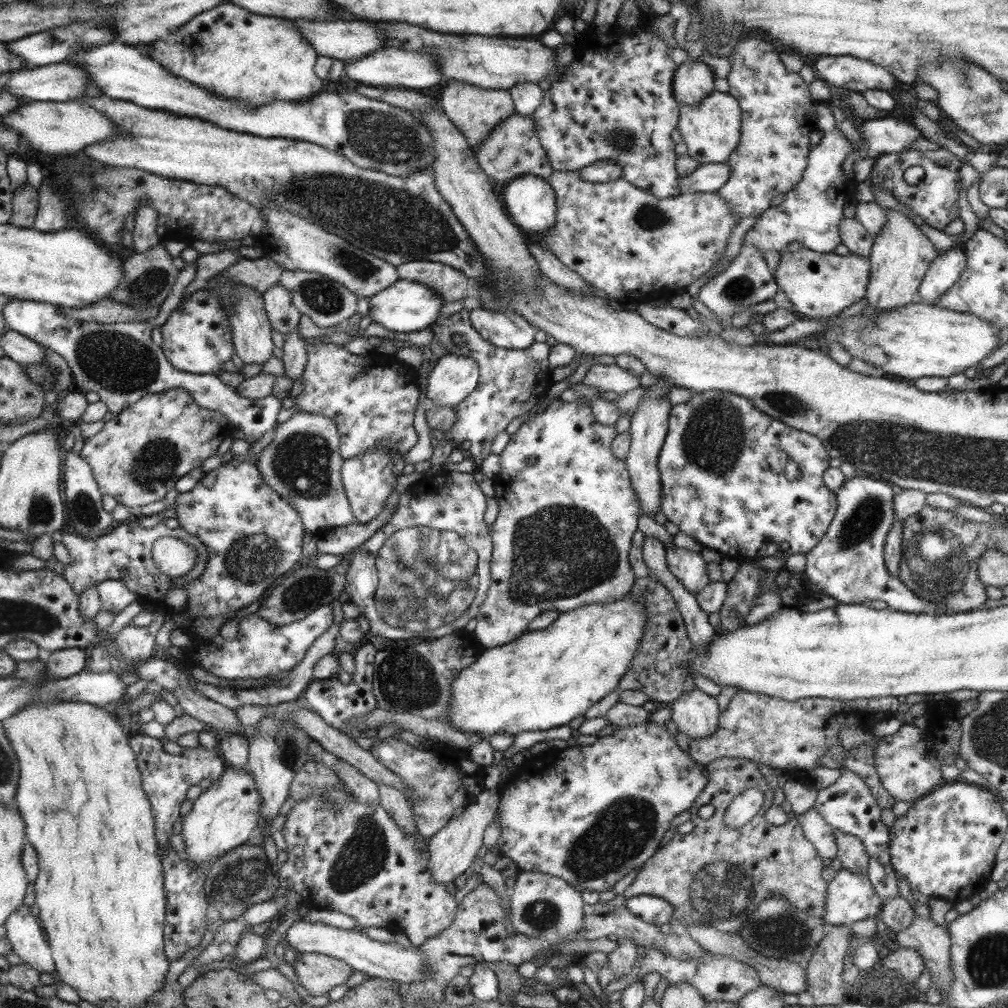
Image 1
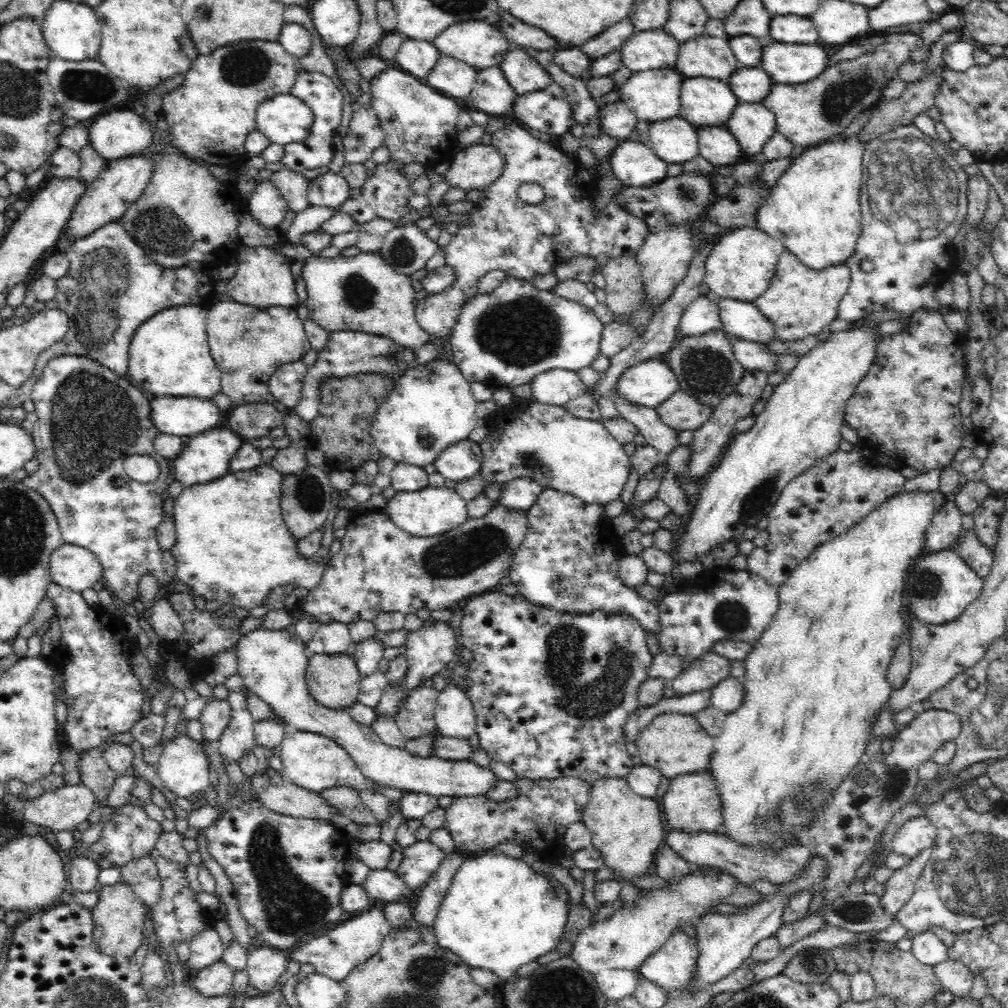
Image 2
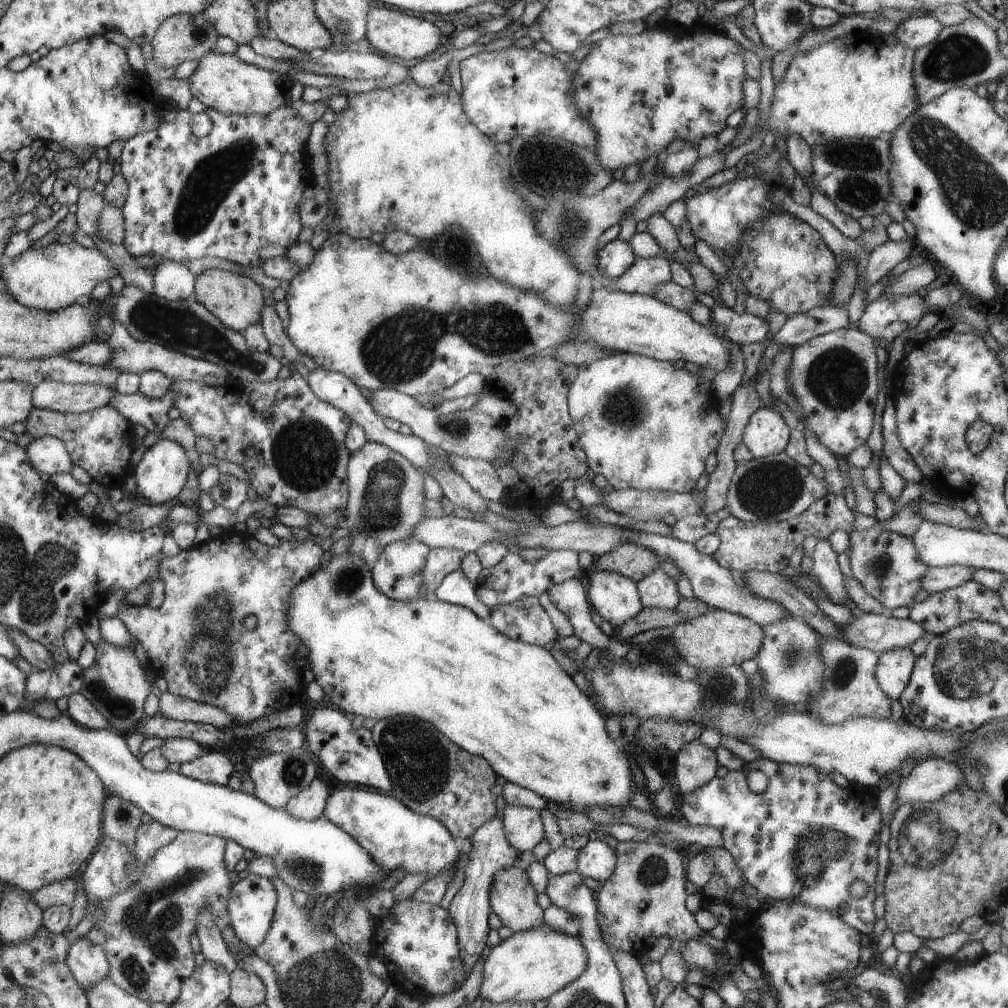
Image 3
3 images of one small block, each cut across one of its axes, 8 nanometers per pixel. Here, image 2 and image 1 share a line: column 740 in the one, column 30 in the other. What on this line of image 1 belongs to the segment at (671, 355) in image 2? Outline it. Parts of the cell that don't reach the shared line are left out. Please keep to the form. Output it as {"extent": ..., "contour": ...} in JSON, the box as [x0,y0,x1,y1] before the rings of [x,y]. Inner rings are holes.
{"extent":[23,348,73,396],"contour":[[[45,348],[45,360],[39,364],[23,364],[27,370],[25,374],[29,376],[31,382],[39,384],[41,390],[47,392],[55,392],[57,396],[61,394],[71,394],[73,390],[73,376],[71,370],[67,366],[67,362],[55,354],[53,350]]]}

